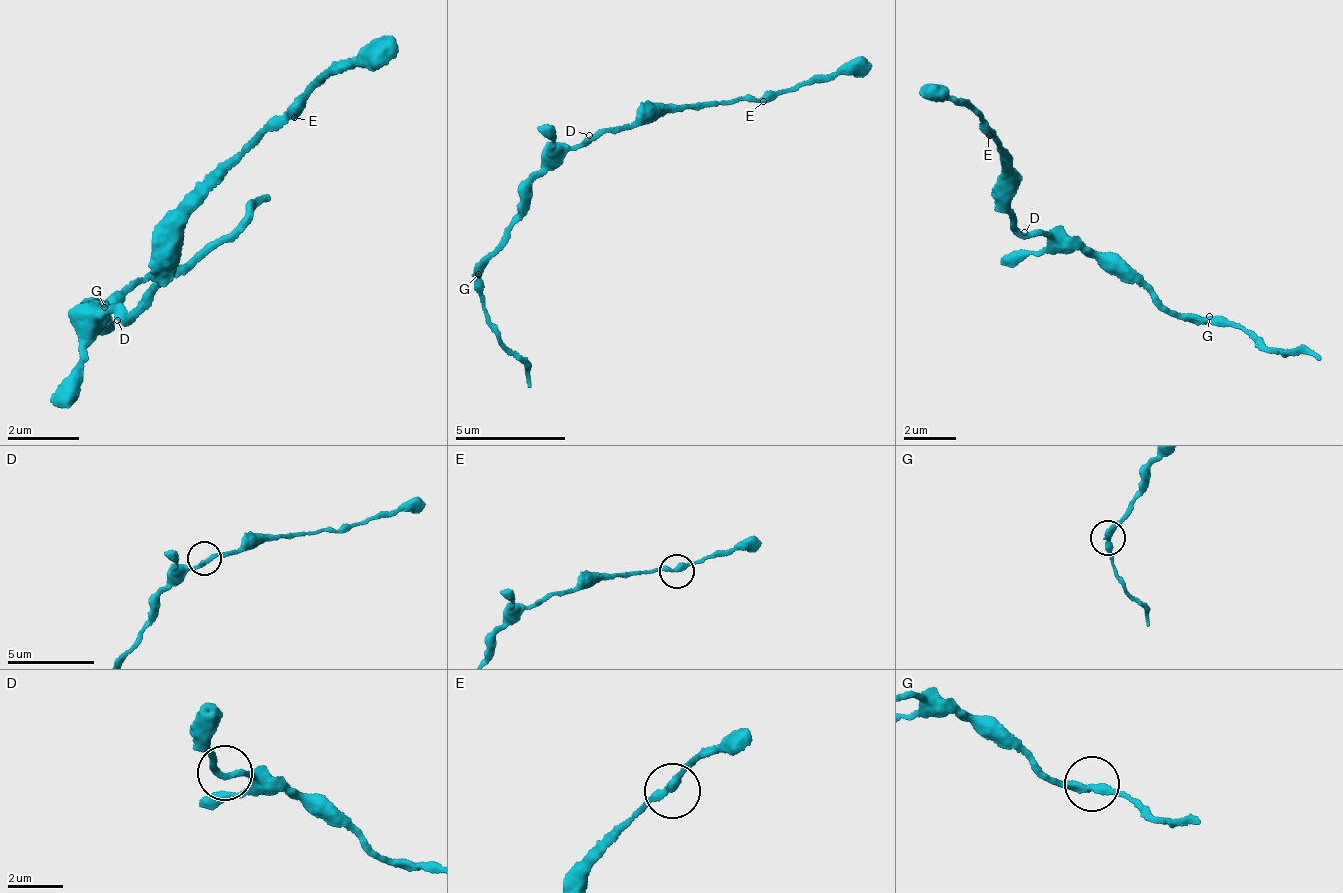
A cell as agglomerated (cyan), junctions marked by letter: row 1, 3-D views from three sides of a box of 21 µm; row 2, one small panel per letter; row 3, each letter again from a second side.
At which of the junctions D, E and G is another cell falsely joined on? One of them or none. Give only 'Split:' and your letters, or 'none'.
Split: none

